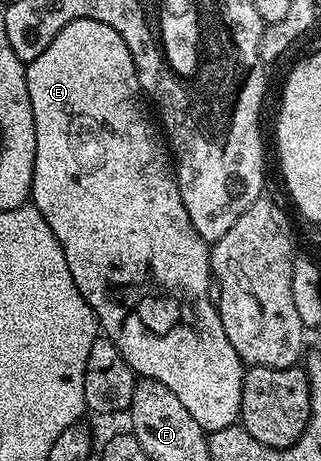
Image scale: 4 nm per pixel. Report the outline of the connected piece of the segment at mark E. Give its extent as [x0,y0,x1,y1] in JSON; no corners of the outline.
[24,18,246,433]

